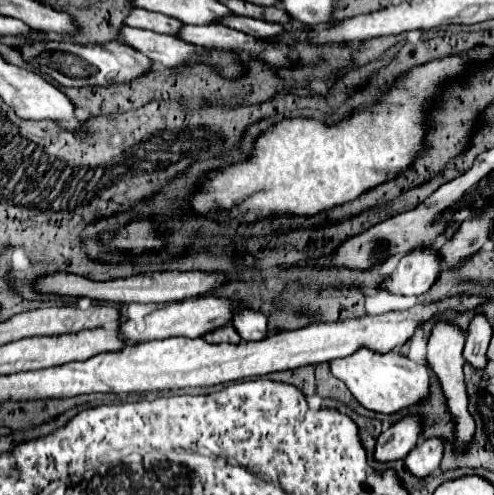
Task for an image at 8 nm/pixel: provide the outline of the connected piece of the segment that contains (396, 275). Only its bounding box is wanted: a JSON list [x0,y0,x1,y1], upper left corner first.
[382,248,442,294]

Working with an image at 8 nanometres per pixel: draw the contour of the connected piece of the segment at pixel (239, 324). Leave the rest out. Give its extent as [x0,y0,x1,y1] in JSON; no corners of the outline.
[232,308,266,340]

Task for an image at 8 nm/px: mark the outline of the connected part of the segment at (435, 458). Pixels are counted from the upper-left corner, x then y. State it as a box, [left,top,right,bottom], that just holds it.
[406,438,444,476]

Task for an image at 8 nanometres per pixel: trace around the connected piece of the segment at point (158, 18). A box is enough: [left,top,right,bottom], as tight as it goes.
[126,8,182,34]

